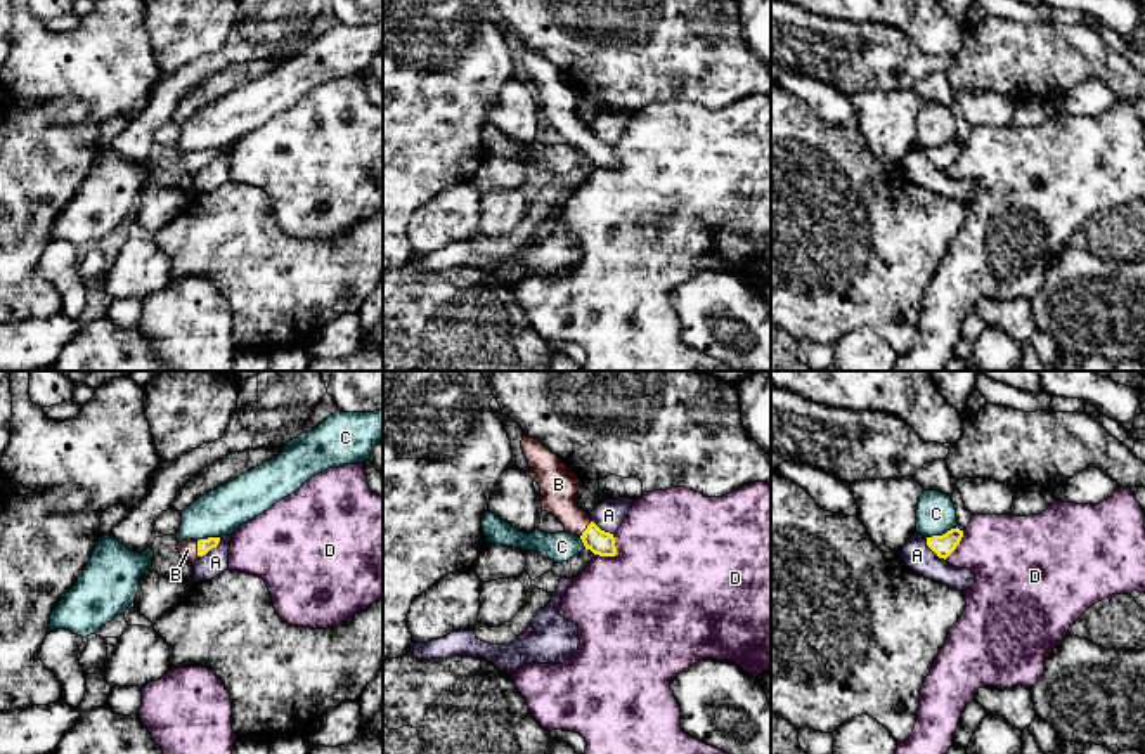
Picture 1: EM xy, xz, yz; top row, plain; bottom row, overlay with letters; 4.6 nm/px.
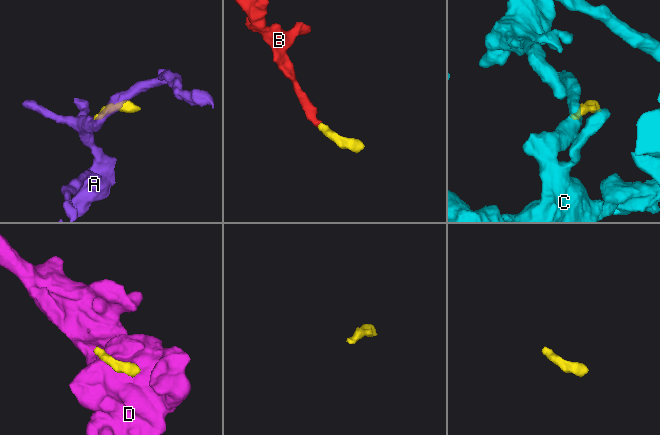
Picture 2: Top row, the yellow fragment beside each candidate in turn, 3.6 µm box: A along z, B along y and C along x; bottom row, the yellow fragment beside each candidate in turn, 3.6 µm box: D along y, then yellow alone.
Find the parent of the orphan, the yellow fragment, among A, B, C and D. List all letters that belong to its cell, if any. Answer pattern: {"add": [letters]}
{"add": ["B"]}

